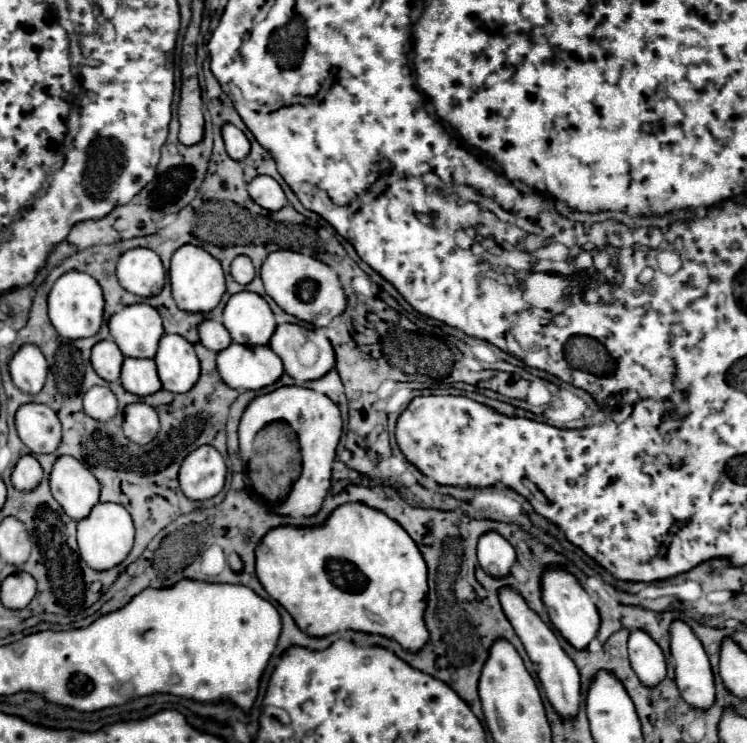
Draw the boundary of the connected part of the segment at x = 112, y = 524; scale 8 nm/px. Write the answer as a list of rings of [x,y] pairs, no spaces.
[[[99,502],[99,504],[95,504],[95,508],[91,510],[91,516],[87,516],[87,520],[77,522],[79,554],[87,562],[87,566],[97,572],[111,570],[113,566],[121,564],[133,548],[133,536],[135,536],[133,520],[121,504]]]

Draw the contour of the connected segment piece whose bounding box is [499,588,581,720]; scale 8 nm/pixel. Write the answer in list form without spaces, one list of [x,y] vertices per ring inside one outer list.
[[[503,588],[503,592],[499,592],[499,600],[503,604],[505,616],[511,620],[511,626],[521,638],[531,662],[537,664],[537,678],[553,710],[565,720],[575,720],[575,716],[579,714],[579,706],[581,706],[581,682],[579,682],[579,670],[575,668],[573,660],[563,652],[555,634],[545,626],[543,620],[539,620],[539,616],[535,616],[535,612],[531,612],[527,602],[515,590]]]

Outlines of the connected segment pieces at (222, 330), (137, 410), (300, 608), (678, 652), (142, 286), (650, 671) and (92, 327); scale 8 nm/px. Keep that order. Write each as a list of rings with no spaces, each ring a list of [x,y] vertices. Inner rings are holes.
[[[205,320],[199,326],[199,336],[201,336],[201,344],[213,352],[221,352],[233,342],[227,328],[215,320]]]
[[[129,404],[125,408],[125,422],[123,422],[125,436],[135,444],[149,444],[159,432],[159,418],[157,412],[143,404]]]
[[[343,504],[319,528],[279,526],[265,534],[257,548],[257,578],[265,592],[277,600],[307,636],[329,636],[333,632],[359,630],[367,634],[387,636],[407,652],[419,652],[429,632],[423,620],[427,608],[427,564],[411,540],[411,536],[383,512],[375,512],[365,504]],[[393,592],[401,592],[401,600],[393,602]]]
[[[675,620],[671,624],[671,654],[675,660],[675,682],[677,682],[677,688],[681,692],[681,698],[695,710],[709,710],[715,702],[711,664],[709,664],[709,658],[701,646],[699,638],[681,620]]]
[[[133,248],[119,258],[117,280],[127,292],[149,298],[163,290],[165,268],[153,250]]]
[[[641,630],[631,632],[629,660],[631,660],[631,666],[637,674],[637,678],[647,688],[661,684],[667,676],[665,658],[663,658],[661,648],[657,646],[657,642],[649,634],[645,634]]]
[[[67,272],[63,274],[49,292],[49,318],[55,330],[67,340],[79,340],[95,336],[103,322],[103,292],[95,278],[85,272]]]

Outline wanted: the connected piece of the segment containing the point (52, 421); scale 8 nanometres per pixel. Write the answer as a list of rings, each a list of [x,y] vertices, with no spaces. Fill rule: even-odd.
[[[23,404],[15,414],[15,426],[33,454],[51,454],[61,444],[61,422],[45,404]]]

